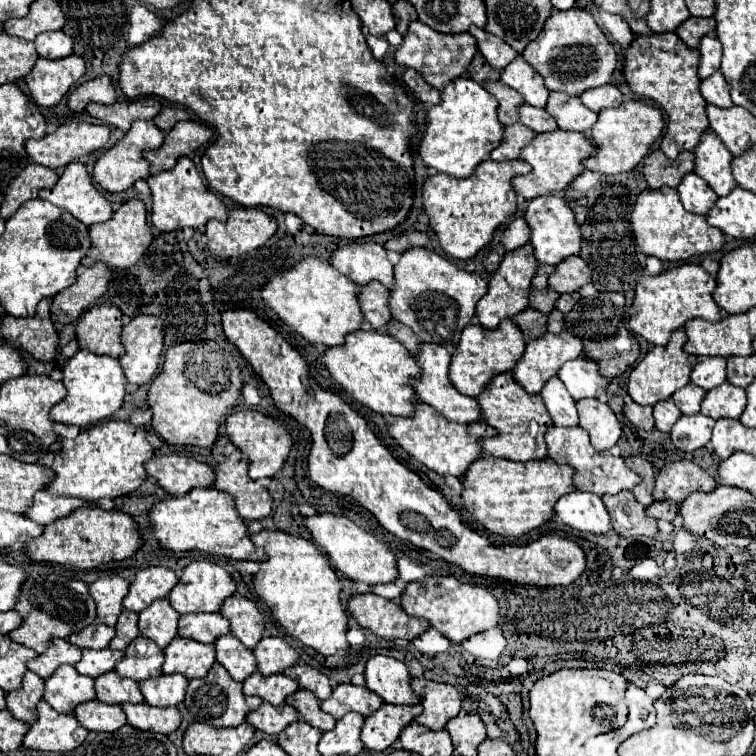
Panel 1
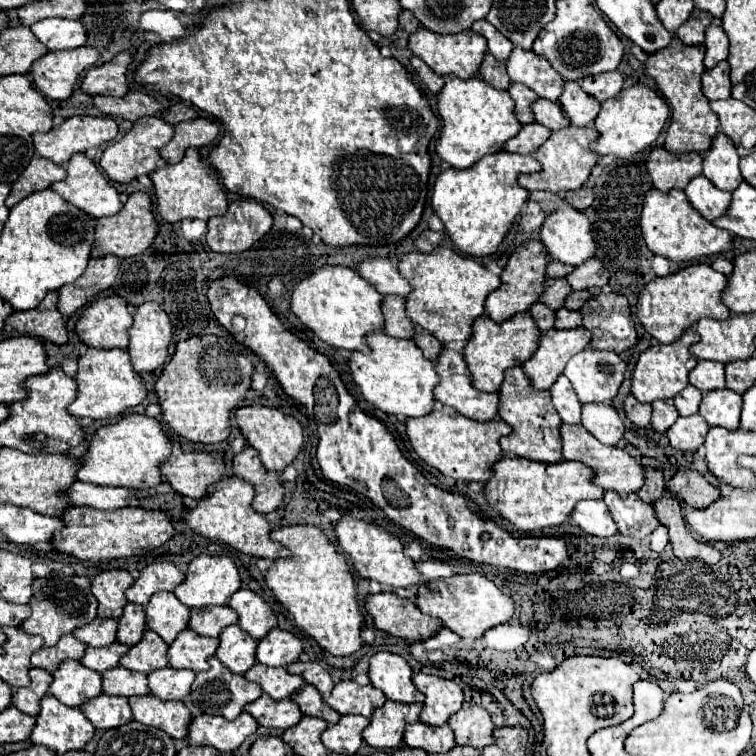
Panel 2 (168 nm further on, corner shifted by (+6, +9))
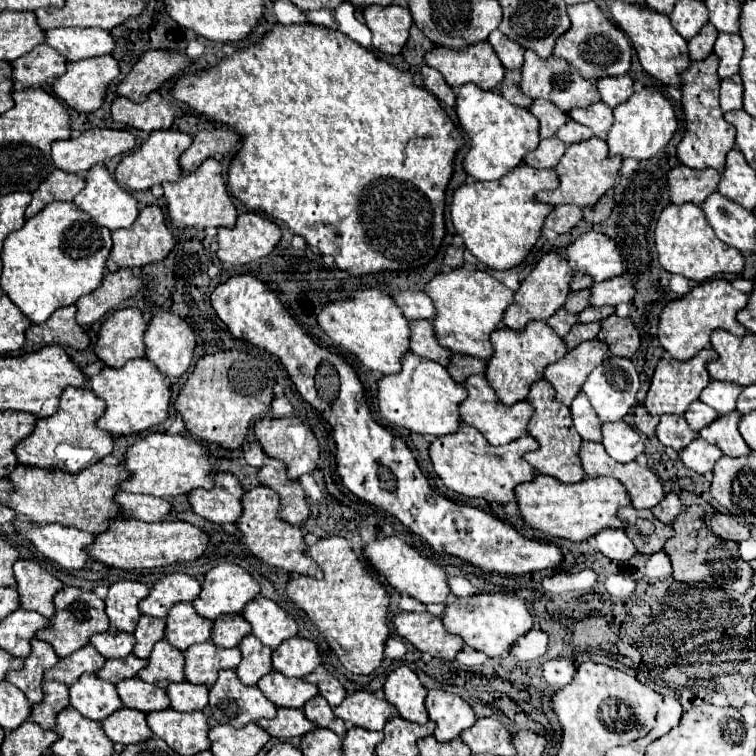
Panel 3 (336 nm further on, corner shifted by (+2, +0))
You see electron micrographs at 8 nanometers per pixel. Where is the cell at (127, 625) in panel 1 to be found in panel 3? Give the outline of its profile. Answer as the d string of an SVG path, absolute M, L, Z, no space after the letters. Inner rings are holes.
M143 615L137 623L137 629L135 629L135 649L133 649L133 655L141 657L141 659L147 659L153 651L153 645L161 639L165 639L165 619L155 619L155 617L149 617L149 615Z

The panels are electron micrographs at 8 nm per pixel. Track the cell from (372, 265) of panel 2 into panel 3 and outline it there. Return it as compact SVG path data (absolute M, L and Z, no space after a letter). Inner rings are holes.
M397 291L397 293L393 293L393 299L403 309L405 317L409 321L417 321L417 319L433 321L437 315L433 301L423 291Z

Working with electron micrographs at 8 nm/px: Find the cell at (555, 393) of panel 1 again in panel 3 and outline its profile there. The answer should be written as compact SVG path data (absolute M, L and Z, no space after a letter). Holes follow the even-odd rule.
M579 393L571 405L571 415L575 429L585 441L597 441L601 443L601 421L597 419L597 413L593 411L593 405L589 403L585 393Z

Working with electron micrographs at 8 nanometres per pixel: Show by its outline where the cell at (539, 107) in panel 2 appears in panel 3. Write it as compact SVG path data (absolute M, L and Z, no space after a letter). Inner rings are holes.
M569 121L567 125L559 127L557 131L557 137L565 143L565 145L573 145L573 143L581 143L581 141L587 141L593 137L593 131L585 125L579 125L577 121Z

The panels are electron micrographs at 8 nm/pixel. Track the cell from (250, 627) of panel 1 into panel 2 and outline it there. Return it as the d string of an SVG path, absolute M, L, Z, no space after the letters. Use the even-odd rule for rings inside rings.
M241 588L229 598L229 608L233 608L239 616L239 626L253 636L255 640L263 638L273 626L277 626L277 620L273 616L273 610L269 604L255 592Z

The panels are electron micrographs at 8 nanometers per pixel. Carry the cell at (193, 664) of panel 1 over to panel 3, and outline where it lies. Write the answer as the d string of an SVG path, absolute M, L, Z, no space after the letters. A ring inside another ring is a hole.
M199 643L185 651L185 675L189 683L201 683L211 687L217 681L221 669L235 669L241 663L241 651L221 649L215 643Z

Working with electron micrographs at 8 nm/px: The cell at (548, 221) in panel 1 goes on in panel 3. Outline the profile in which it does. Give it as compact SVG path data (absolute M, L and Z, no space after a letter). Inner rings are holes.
M589 231L567 247L567 261L573 269L585 271L593 281L607 281L623 275L623 259L613 239Z

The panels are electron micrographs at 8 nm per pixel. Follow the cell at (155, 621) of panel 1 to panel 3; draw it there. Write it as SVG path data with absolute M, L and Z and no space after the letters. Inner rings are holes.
M177 603L167 615L167 641L179 651L187 651L191 645L205 643L211 639L213 621L201 619L193 611L191 603Z

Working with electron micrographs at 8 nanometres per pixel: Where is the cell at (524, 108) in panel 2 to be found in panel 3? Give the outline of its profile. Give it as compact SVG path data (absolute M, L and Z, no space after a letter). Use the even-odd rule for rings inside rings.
M537 99L529 109L533 115L537 115L537 119L541 123L541 139L553 137L557 133L557 129L571 119L567 113L557 109L557 105L553 105L545 99Z

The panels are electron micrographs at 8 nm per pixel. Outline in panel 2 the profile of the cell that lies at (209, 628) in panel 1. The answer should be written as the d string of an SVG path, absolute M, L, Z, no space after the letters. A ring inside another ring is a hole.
M215 606L205 610L191 610L189 628L201 636L217 638L225 626L237 622L237 614L227 606Z

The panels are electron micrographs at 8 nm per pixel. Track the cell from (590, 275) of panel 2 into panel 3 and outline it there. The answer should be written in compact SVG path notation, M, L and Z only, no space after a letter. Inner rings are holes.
M615 277L603 283L593 283L591 287L591 305L615 307L617 303L631 303L635 297L635 285L627 277Z

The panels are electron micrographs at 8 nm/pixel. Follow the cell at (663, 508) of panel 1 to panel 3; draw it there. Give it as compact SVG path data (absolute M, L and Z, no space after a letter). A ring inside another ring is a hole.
M693 505L687 507L673 523L675 535L667 539L663 551L669 555L673 565L673 579L687 585L707 585L707 587L729 587L741 595L745 595L751 587L753 569L739 557L739 545L735 541L715 537L703 515L703 509Z

